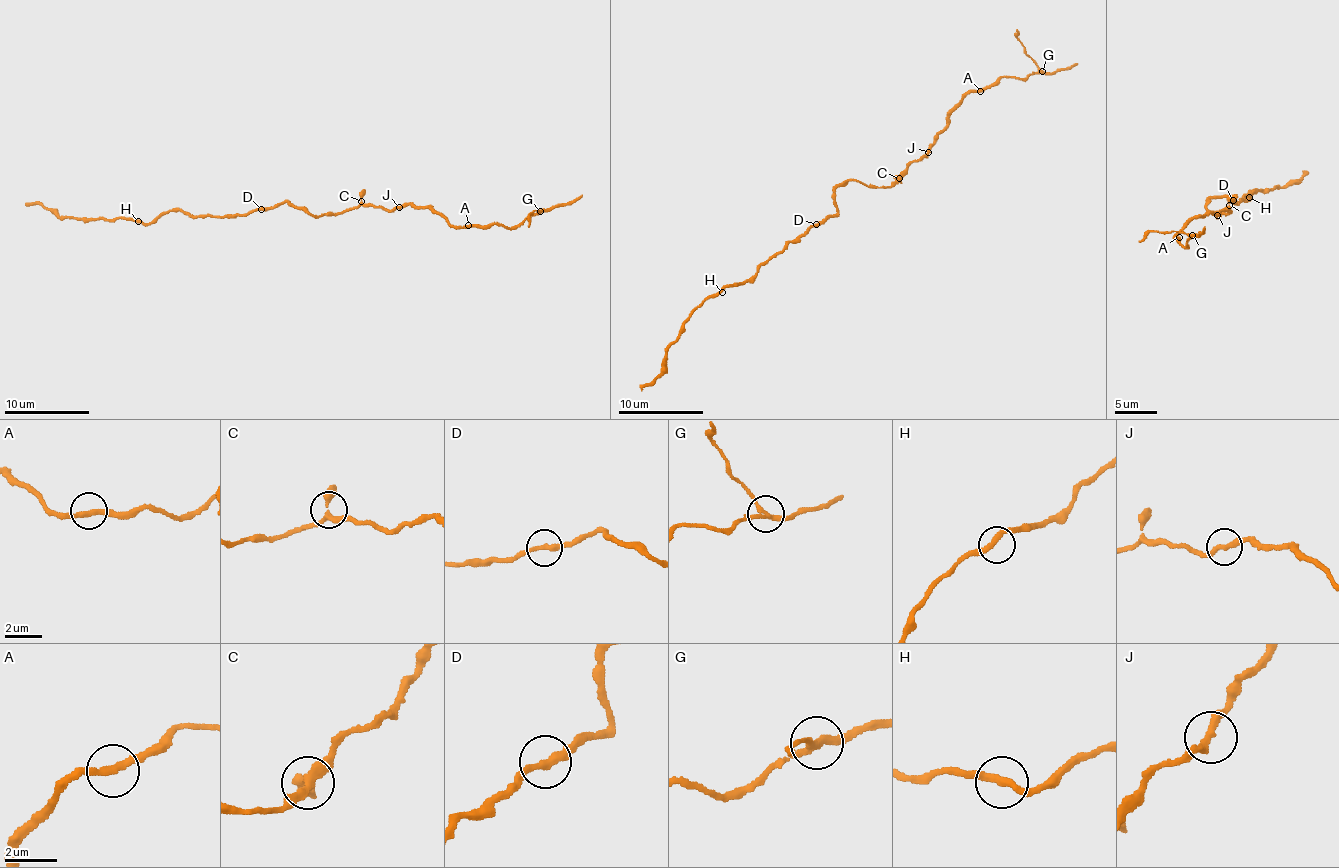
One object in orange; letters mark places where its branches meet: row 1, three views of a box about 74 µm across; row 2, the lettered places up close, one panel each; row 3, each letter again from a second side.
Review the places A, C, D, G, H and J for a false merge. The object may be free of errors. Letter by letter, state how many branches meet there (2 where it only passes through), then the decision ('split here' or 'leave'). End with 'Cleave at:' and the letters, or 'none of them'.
A: branches 2; leave
C: branches 3; leave
D: branches 2; leave
G: branches 3; split here
H: branches 2; leave
J: branches 2; leave
Cleave at: G

